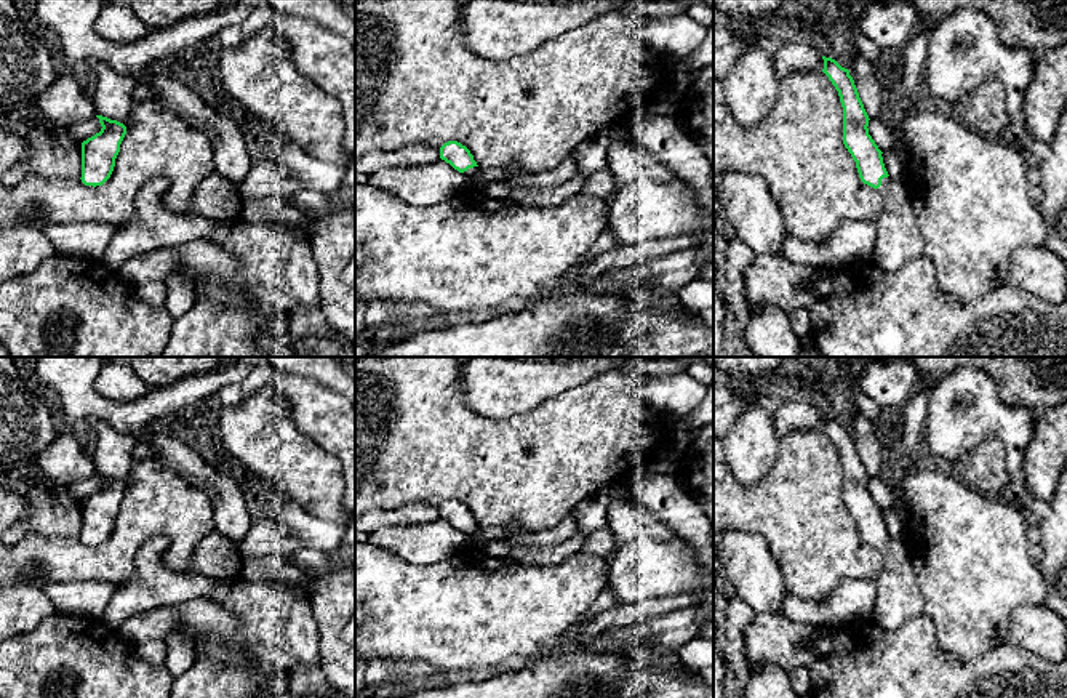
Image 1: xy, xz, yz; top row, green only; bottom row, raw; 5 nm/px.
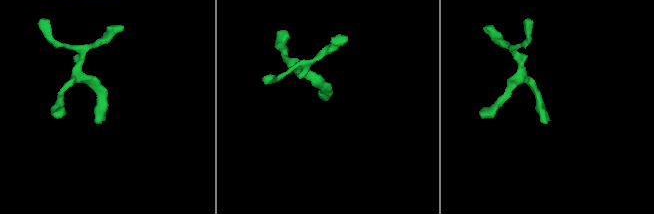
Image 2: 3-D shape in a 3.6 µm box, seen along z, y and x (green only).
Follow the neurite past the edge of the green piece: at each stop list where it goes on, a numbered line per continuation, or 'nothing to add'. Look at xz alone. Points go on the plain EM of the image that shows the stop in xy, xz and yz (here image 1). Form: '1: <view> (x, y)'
1: xz (499, 548)

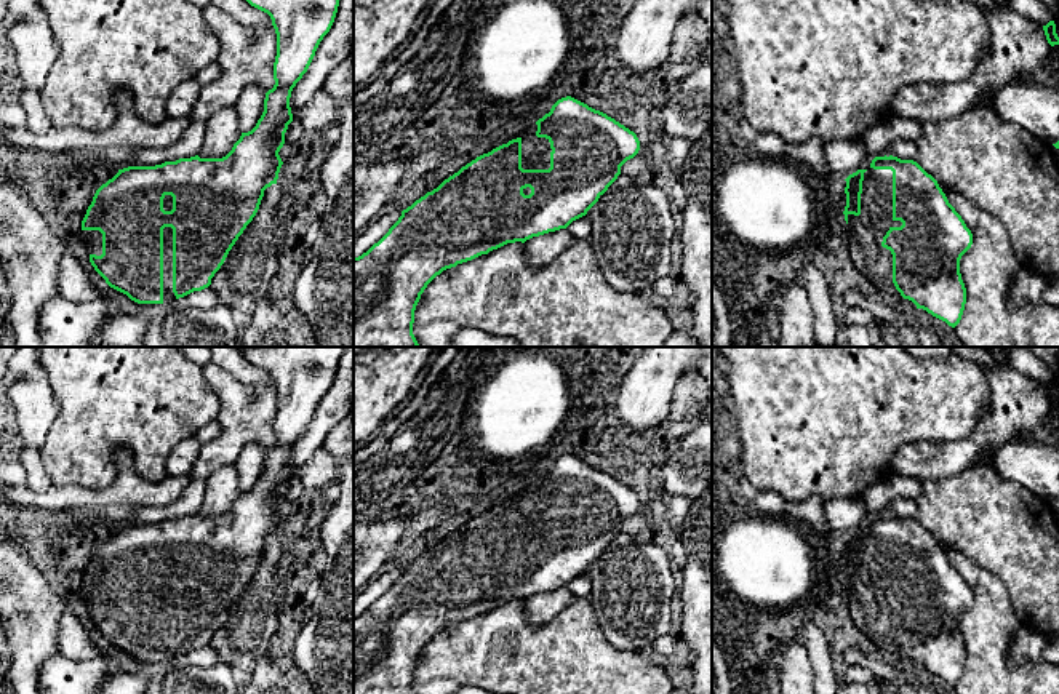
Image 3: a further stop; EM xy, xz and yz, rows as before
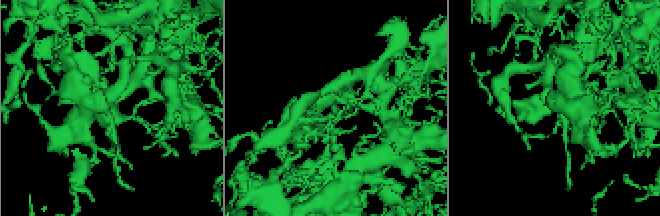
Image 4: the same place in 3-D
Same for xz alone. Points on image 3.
1: xz (535, 514)

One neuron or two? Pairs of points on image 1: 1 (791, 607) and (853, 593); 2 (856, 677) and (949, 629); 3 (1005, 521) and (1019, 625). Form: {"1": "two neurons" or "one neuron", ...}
{"1": "one neuron", "2": "two neurons", "3": "two neurons"}

